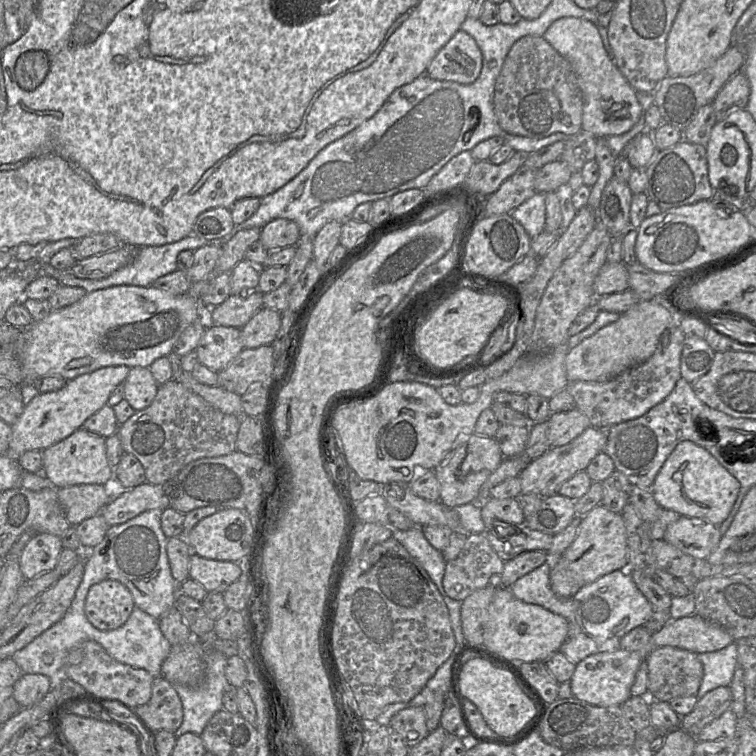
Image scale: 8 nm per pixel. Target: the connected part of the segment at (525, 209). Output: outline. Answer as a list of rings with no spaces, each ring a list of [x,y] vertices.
[[[541,192],[535,193],[509,214],[523,226],[531,239],[535,238],[544,230],[545,226],[545,194]]]

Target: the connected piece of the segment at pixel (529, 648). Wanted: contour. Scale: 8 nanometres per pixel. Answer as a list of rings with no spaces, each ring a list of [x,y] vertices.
[[[499,586],[488,607],[483,629],[483,645],[464,641],[461,647],[488,652],[496,657],[516,663],[545,662],[559,652],[569,631],[566,618],[542,606],[516,599],[509,588]]]

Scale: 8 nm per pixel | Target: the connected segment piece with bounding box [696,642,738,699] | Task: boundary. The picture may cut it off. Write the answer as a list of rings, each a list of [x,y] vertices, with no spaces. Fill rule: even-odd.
[[[736,642],[727,647],[707,653],[696,653],[703,664],[703,679],[698,699],[703,698],[708,692],[721,686],[729,686],[736,668],[738,667],[738,650]]]

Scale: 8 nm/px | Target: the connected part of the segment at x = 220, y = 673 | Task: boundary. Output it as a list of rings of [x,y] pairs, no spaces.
[[[210,651],[201,685],[173,685],[183,706],[183,722],[174,733],[176,738],[187,732],[200,736],[214,714],[223,709],[223,694],[231,689],[225,676],[227,659],[220,651]]]

